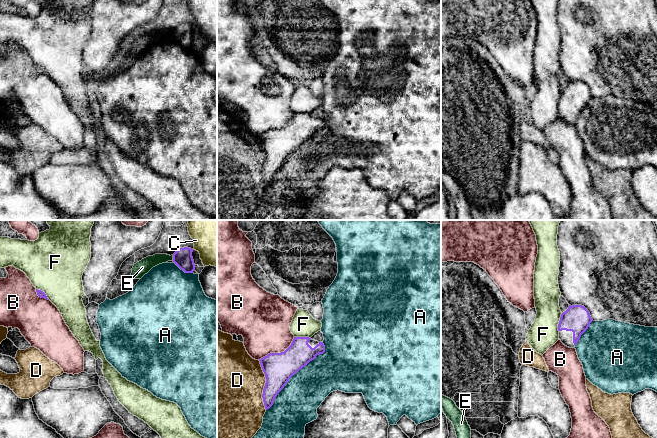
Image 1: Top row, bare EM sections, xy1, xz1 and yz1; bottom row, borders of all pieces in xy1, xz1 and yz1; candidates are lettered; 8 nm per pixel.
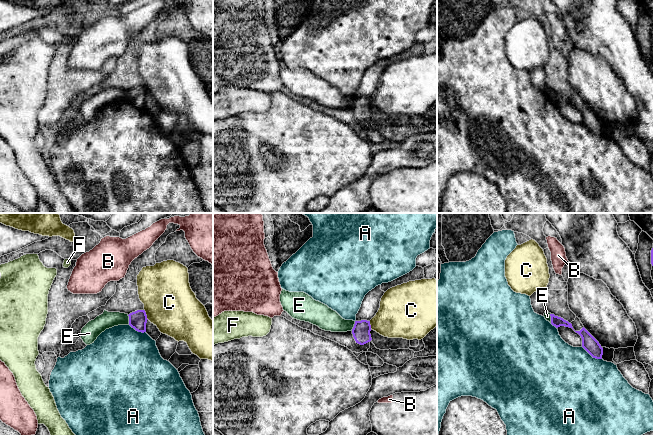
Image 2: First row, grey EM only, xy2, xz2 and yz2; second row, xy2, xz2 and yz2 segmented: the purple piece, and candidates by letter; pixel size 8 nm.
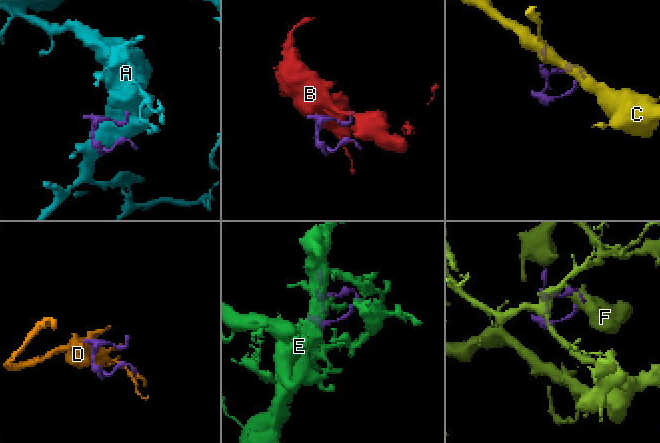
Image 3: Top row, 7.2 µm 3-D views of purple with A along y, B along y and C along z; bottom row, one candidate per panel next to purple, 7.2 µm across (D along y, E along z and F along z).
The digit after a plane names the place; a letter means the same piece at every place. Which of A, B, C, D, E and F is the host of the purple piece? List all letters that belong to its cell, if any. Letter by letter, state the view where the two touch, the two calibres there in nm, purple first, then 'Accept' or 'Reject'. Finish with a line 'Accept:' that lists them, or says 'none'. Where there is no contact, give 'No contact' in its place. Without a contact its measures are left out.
A: Touches purple in xz1. Thickness 240 nm (purple) against 320 nm. Reject
B: Touches purple in xz1. Thickness 240 nm (purple) against 400 nm. Reject
C: Touches purple in xy2. Thickness 140 nm (purple) against 420 nm. Reject
D: Touches purple in xz1. Thickness 240 nm (purple) against 480 nm. Reject
E: Touches purple in xz2. Thickness 140 nm (purple) against 180 nm. Reject
F: Touches purple in yz1. Thickness 220 nm (purple) against 240 nm. Reject
Accept: none

